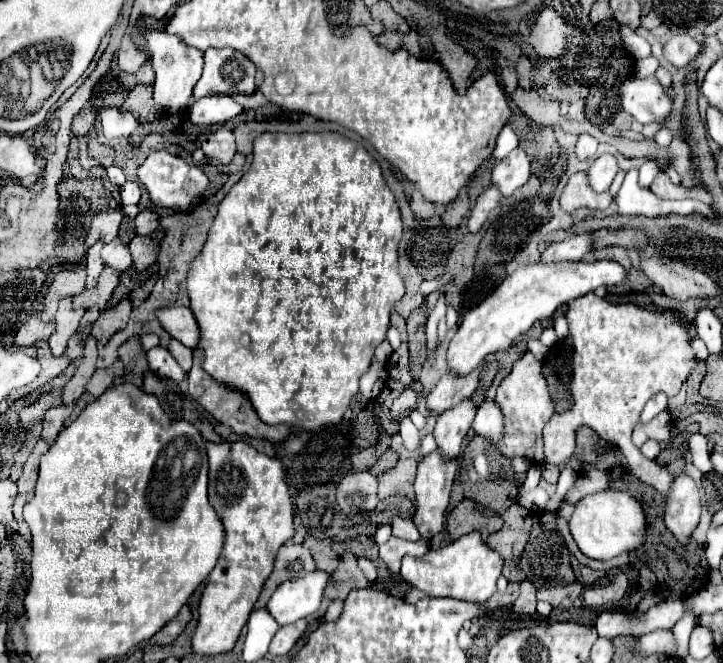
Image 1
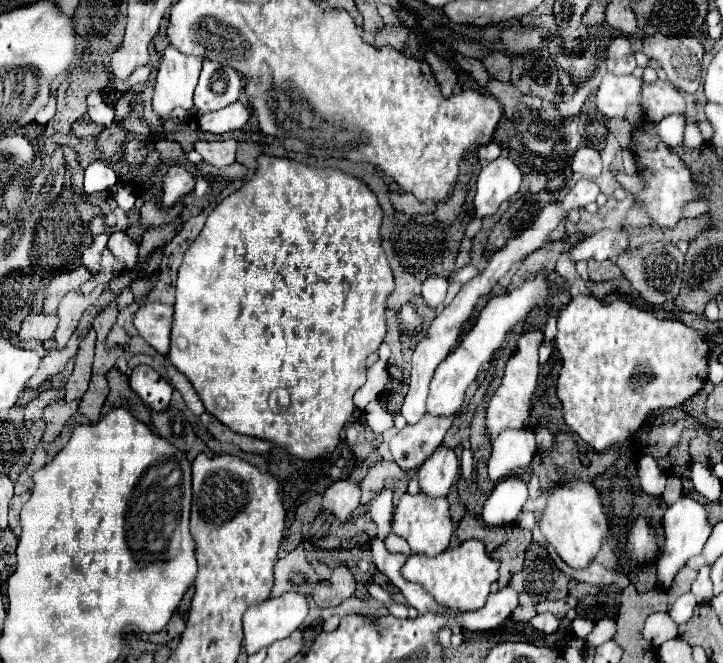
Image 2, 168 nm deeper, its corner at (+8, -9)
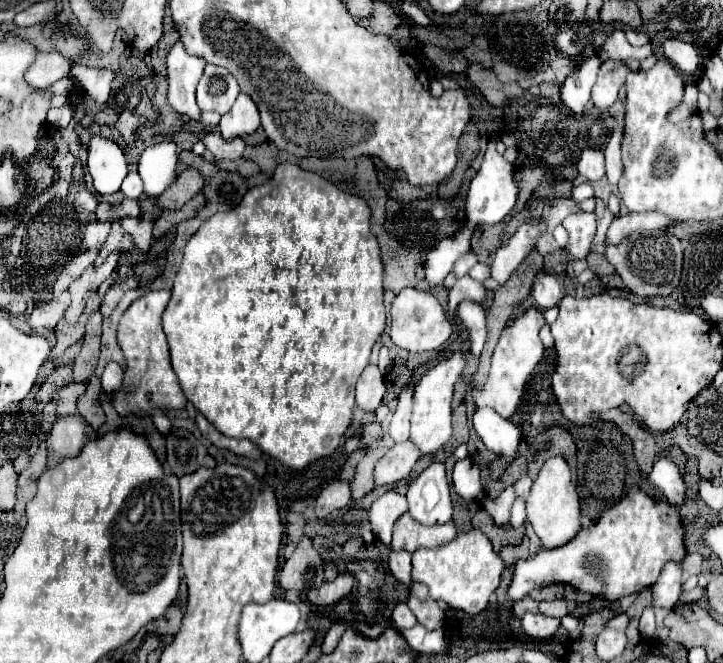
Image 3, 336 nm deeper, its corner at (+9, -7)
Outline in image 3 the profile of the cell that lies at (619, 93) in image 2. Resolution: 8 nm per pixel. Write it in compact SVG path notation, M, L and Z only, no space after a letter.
M609 60L609 62L601 64L597 82L595 82L593 92L591 92L591 100L601 112L607 112L615 104L619 88L625 86L627 74L629 74L629 68L623 62Z

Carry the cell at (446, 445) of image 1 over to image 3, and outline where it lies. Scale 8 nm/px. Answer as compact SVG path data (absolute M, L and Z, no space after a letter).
M433 462L407 490L409 514L421 524L441 524L451 520L453 506L449 496L445 462Z

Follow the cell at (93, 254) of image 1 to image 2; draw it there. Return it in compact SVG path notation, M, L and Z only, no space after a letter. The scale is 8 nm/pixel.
M98 234L82 254L82 262L86 268L90 268L92 274L98 274L100 270L100 258L102 258L102 250L106 248L106 242L108 242L108 234Z

